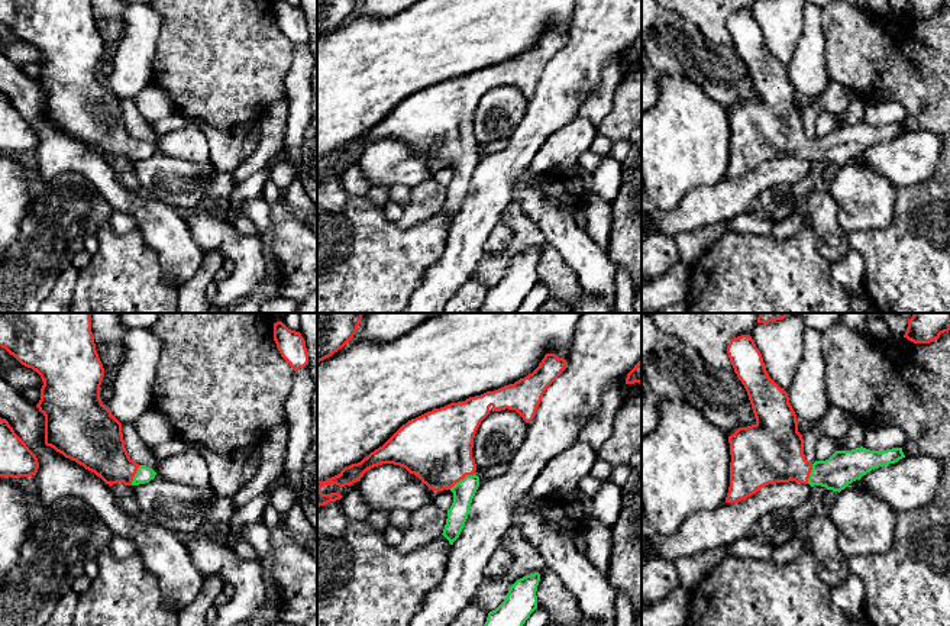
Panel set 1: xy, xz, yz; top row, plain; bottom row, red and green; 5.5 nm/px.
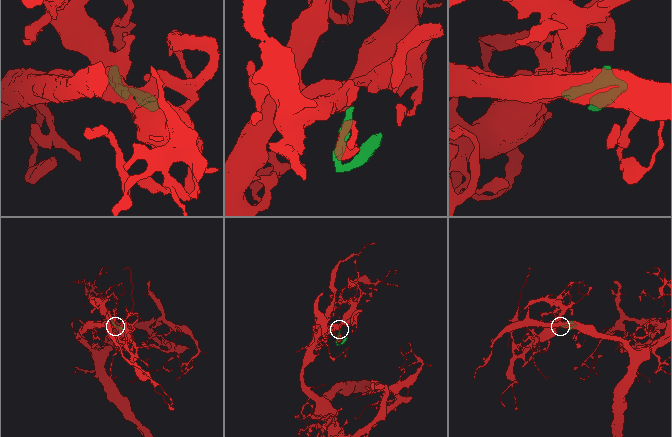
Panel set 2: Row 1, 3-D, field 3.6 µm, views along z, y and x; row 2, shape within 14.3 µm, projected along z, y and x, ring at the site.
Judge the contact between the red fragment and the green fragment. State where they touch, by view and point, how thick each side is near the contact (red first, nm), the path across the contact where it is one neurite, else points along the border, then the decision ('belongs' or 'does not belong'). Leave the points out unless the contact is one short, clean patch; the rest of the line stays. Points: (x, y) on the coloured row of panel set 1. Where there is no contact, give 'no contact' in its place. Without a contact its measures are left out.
meets red in xz at (461, 478); 400 nm thick on the red side, 120 nm on the other; runs through xz (436, 447), (461, 478), (464, 491); belongs

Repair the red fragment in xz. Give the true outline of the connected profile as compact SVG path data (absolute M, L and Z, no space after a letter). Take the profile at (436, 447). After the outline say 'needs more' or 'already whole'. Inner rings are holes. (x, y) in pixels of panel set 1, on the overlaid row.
M546 354L531 374L514 384L433 409L408 420L361 462L345 467L326 481L317 481L317 507L343 497L339 493L323 494L320 490L324 485L350 485L361 481L363 474L374 467L400 465L433 491L450 490L453 493L453 503L447 510L442 533L453 545L463 529L479 487L472 448L481 422L492 407L495 412L516 410L526 423L530 423L545 391L565 367L566 359Z; needs more

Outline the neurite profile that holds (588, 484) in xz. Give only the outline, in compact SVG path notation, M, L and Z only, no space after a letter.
M591 474L584 477L579 483L578 483L578 488L581 491L584 491L588 496L594 496L602 485L604 481L600 481L597 478L594 478Z

